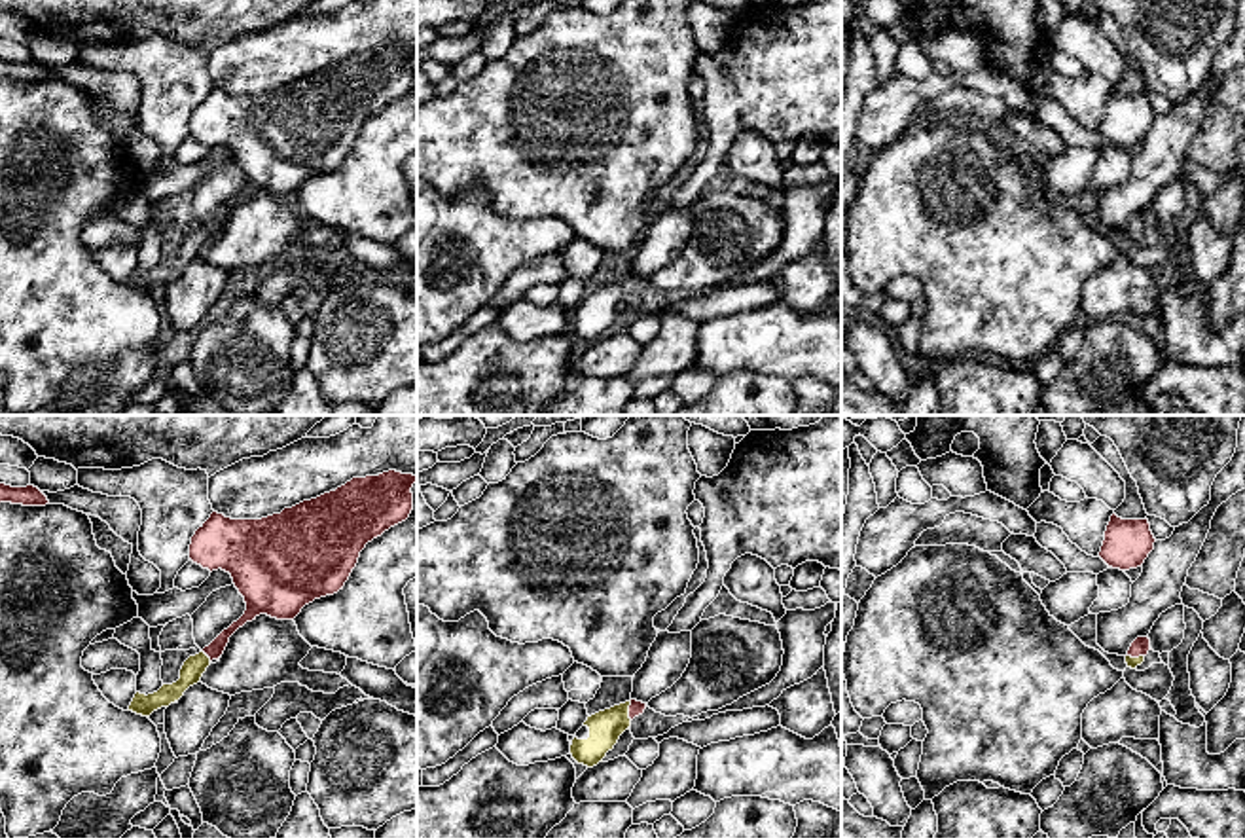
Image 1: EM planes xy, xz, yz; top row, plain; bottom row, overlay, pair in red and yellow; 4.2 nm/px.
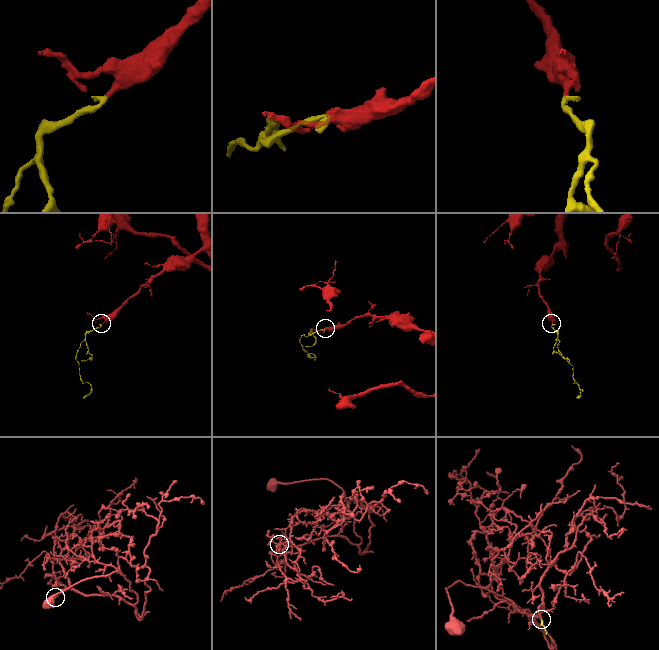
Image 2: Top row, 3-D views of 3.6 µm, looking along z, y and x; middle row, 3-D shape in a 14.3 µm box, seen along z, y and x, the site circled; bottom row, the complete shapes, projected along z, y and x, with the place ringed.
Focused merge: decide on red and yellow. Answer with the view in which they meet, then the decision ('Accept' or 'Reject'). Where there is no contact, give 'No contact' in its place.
Touches red in xz. Accept

